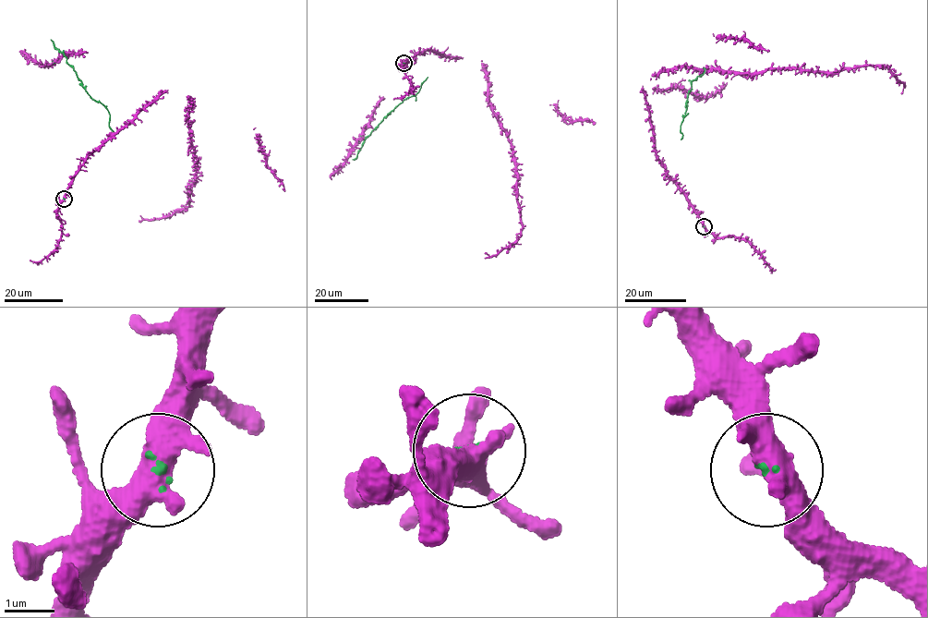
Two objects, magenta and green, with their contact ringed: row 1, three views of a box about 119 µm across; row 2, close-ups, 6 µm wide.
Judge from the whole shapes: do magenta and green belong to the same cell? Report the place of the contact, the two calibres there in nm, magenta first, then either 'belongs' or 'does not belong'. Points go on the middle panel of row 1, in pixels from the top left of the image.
place (403, 63); calibres 440 and 70 nm; belongs

